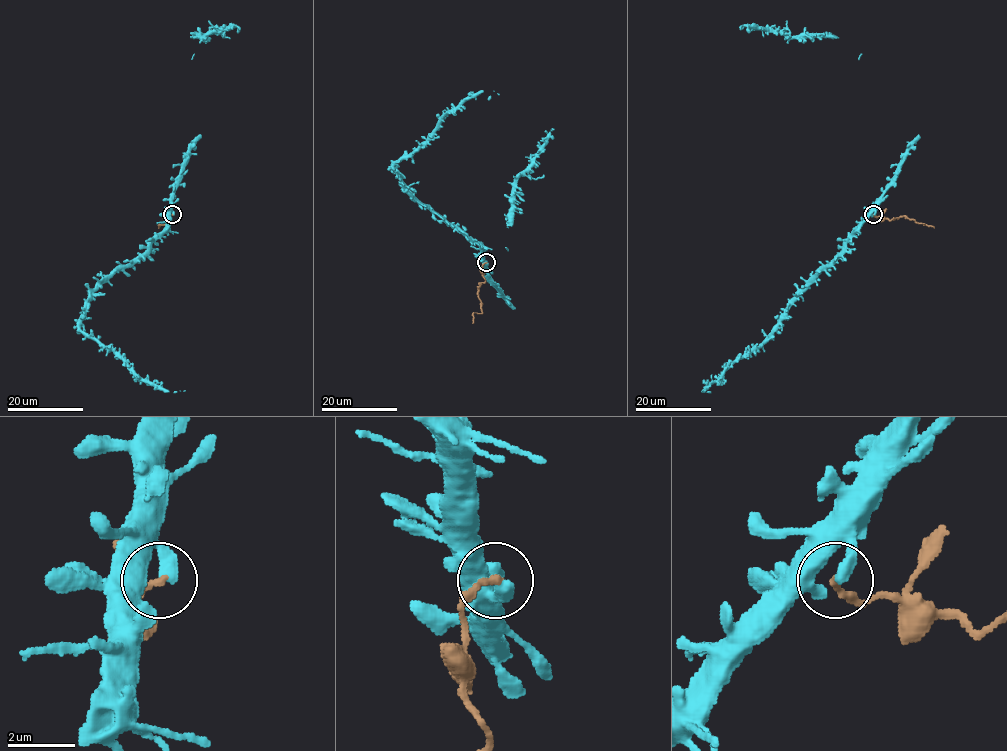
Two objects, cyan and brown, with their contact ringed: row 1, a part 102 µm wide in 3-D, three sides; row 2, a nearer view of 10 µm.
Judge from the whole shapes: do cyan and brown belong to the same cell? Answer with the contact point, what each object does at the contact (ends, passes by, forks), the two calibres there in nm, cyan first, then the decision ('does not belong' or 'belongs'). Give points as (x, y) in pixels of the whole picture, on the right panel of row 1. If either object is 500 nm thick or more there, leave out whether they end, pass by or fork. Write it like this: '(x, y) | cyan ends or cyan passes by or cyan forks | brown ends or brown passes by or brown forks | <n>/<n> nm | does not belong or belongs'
(873, 214) | cyan ends | brown ends | 400/200 nm | does not belong

